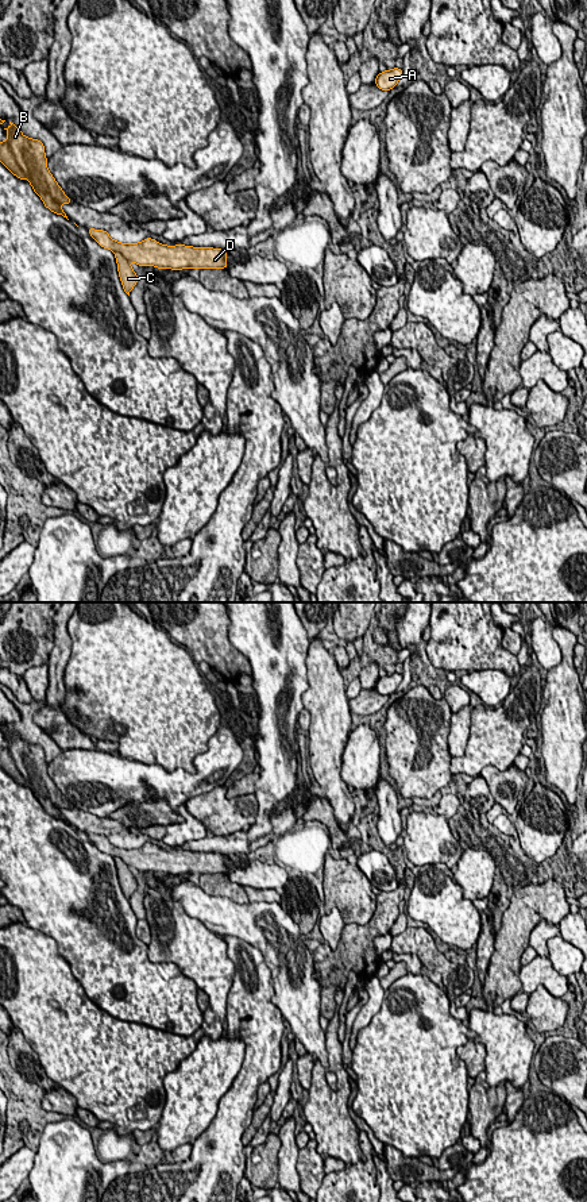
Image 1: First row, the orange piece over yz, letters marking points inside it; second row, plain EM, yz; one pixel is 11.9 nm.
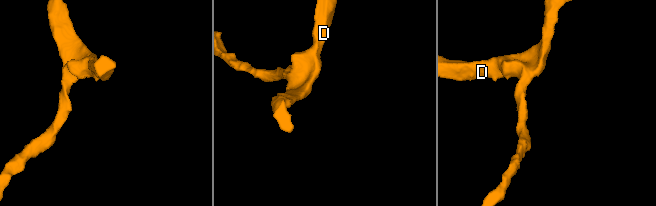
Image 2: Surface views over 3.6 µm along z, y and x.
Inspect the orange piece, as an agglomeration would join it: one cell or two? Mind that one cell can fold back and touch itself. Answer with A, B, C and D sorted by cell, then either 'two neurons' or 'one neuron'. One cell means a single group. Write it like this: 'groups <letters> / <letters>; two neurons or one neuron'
groups A B C D; one neuron

